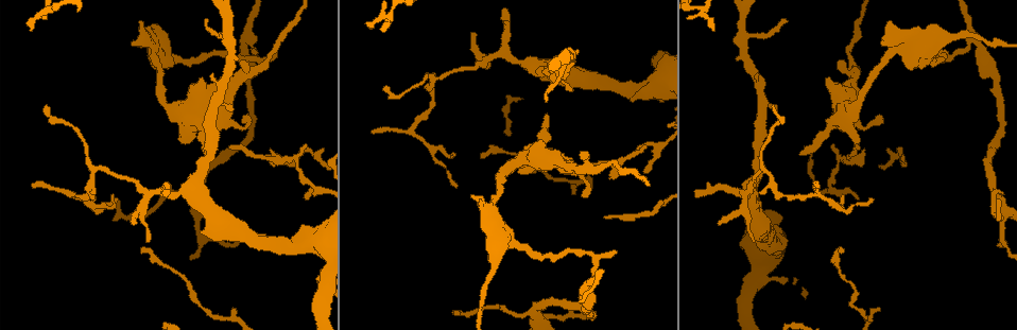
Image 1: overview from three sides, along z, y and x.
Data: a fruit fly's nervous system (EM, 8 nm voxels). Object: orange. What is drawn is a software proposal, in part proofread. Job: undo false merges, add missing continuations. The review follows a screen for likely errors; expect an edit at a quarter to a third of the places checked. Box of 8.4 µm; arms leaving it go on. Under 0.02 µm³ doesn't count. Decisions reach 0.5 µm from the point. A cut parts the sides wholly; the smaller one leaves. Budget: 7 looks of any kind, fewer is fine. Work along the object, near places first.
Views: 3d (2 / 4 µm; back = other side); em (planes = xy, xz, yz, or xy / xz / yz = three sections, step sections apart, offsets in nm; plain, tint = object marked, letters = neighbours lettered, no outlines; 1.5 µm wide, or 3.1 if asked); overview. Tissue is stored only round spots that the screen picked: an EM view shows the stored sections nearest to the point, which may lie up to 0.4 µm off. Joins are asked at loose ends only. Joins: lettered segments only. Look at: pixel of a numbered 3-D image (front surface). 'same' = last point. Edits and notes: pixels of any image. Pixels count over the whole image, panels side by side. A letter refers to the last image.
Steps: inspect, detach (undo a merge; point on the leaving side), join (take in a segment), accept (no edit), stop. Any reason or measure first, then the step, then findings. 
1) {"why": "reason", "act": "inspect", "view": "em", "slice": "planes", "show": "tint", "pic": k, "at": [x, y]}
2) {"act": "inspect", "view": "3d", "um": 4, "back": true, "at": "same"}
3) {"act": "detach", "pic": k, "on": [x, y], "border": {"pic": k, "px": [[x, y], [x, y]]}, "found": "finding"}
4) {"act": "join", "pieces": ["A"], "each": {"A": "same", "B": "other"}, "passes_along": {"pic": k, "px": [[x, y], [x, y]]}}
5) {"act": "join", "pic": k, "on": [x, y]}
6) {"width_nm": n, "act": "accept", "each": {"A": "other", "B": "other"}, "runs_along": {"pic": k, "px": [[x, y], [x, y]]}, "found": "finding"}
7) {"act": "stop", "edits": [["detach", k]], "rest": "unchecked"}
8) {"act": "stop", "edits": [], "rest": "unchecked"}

{"why": "thick turns thin", "act": "inspect", "view": "em", "slice": "planes", "show": "letters", "pic": 1, "at": [191, 193]}

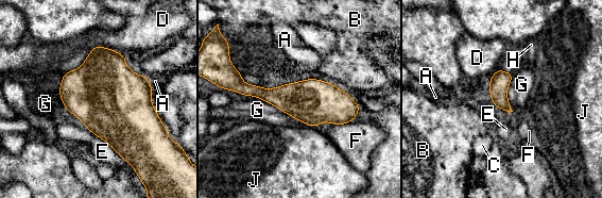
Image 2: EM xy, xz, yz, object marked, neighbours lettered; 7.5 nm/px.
{"act": "accept", "each": {"A": "other", "B": "other", "C": "other", "D": "other", "E": "other", "F": "other", "G": "other", "H": "other", "J": "other"}, "border": {"pic": 2, "px": [[256, 97], [272, 103], [294, 119]]}, "found": "continuous, no second cell"}

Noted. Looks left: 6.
{"why": "tapers out", "act": "inspect", "view": "em", "slice": "yz", "step": 8, "show": "letters", "pic": 1, "at": [206, 18]}

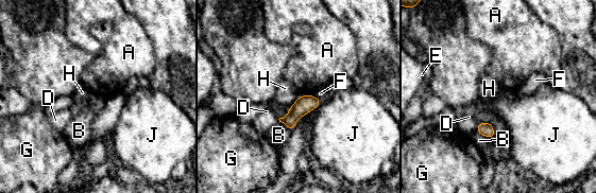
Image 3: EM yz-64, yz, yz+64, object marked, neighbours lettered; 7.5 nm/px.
{"width_nm": 140, "longest_contact_nm": ["B", 140], "act": "accept", "each": {"A": "other", "B": "other", "D": "other", "E": "other", "F": "other", "G": "other", "H": "other", "J": "other"}, "found": "none of them fits"}

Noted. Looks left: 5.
{"why": "an open end", "act": "inspect", "view": "3d", "um": 2, "back": true, "pic": 1, "at": [35, 186]}

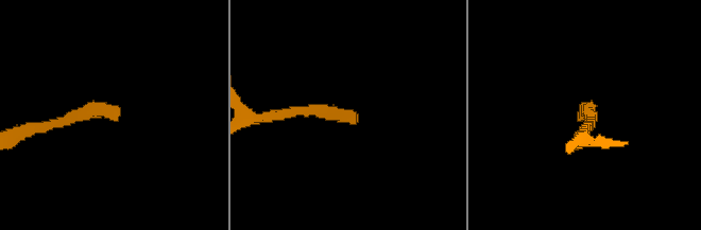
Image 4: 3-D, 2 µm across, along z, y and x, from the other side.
{"why": "need the tissue", "act": "inspect", "view": "em", "slice": "xy", "step": 8, "show": "tint", "pic": 4, "at": [581, 121]}

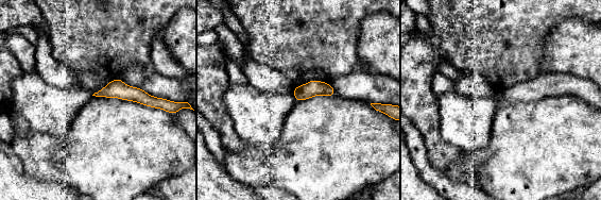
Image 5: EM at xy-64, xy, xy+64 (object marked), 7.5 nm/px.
{"act": "inspect", "view": "em", "slice": "planes", "show": "letters", "at": "same"}

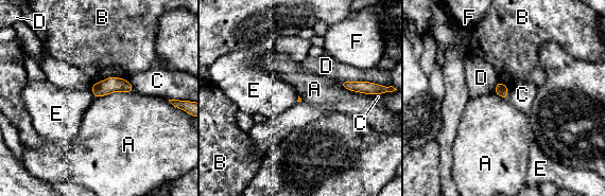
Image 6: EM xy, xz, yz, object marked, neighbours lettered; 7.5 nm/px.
{"act": "accept", "each": {"A": "other", "B": "other", "C": "other", "D": "other", "E": "other", "F": "other"}, "border": {"pic": 6, "px": [[133, 91], [110, 92], [94, 99]]}, "found": "none of them fits"}

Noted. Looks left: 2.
{"act": "stop", "edits": [], "rest": "unchecked"}

